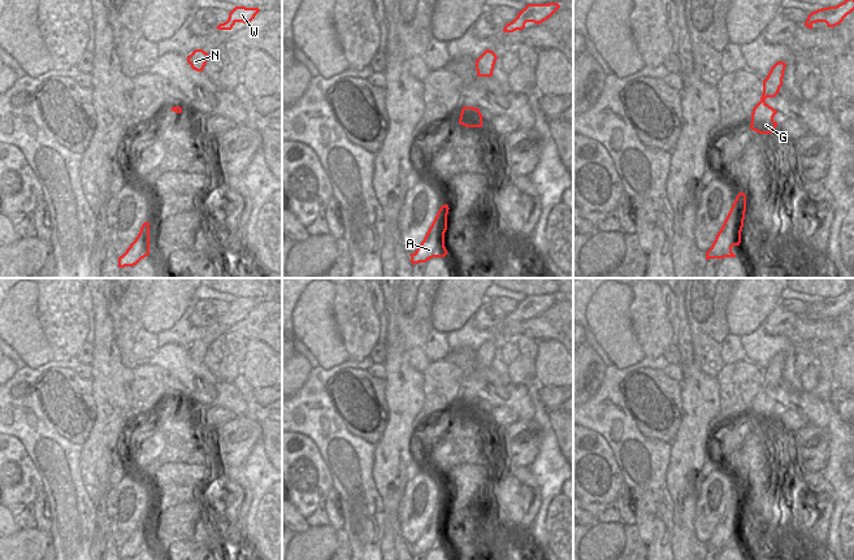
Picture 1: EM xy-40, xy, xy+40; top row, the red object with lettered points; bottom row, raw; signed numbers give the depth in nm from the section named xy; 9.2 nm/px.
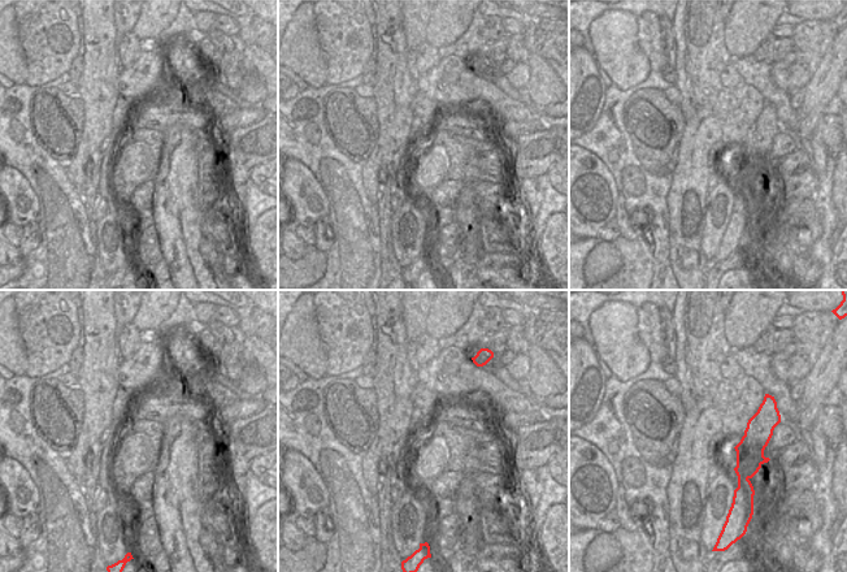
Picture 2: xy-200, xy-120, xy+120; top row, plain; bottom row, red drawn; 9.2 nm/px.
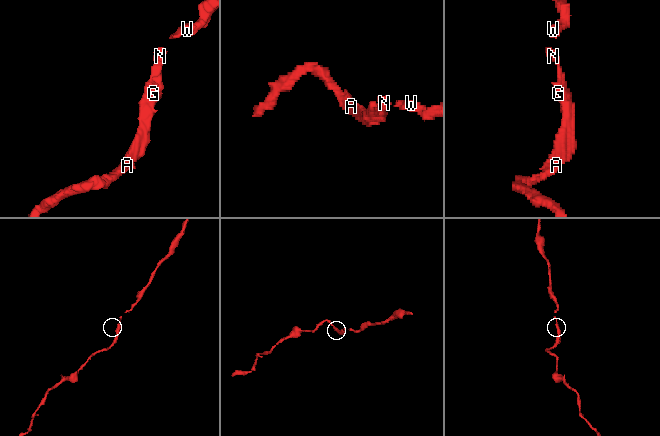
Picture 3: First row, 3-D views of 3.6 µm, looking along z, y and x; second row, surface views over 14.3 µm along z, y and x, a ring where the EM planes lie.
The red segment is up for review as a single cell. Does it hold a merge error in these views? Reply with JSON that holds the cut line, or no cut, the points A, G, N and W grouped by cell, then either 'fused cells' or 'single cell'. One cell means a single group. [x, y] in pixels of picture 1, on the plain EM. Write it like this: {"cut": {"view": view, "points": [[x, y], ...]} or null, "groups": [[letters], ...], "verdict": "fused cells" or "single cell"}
{"cut": null, "groups": [["A", "G", "N", "W"]], "verdict": "single cell"}

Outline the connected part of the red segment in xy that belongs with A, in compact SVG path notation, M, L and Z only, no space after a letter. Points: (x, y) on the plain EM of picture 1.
M445 495L438 502L420 538L415 544L409 546L412 556L426 554L433 548L445 548L448 544L445 538L445 524L447 521L448 500L448 496Z

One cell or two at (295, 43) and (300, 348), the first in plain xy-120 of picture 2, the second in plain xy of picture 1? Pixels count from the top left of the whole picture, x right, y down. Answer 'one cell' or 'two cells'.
two cells

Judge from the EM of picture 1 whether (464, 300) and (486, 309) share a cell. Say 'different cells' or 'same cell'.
different cells

